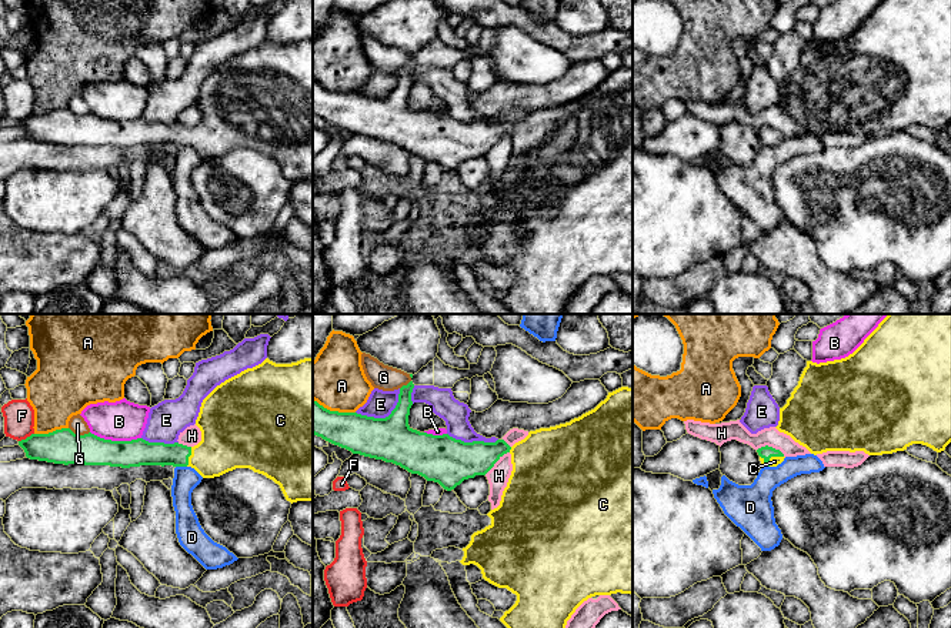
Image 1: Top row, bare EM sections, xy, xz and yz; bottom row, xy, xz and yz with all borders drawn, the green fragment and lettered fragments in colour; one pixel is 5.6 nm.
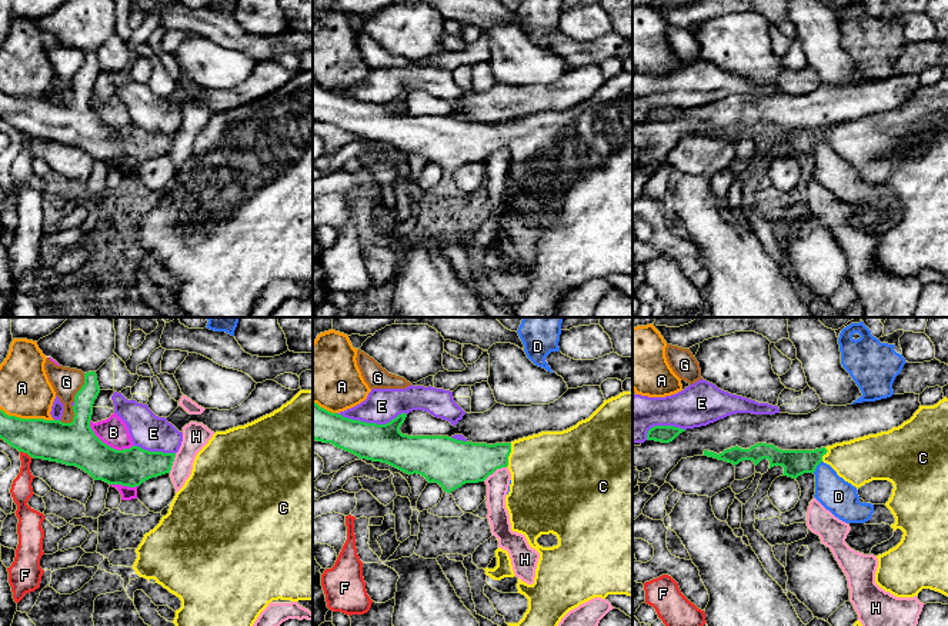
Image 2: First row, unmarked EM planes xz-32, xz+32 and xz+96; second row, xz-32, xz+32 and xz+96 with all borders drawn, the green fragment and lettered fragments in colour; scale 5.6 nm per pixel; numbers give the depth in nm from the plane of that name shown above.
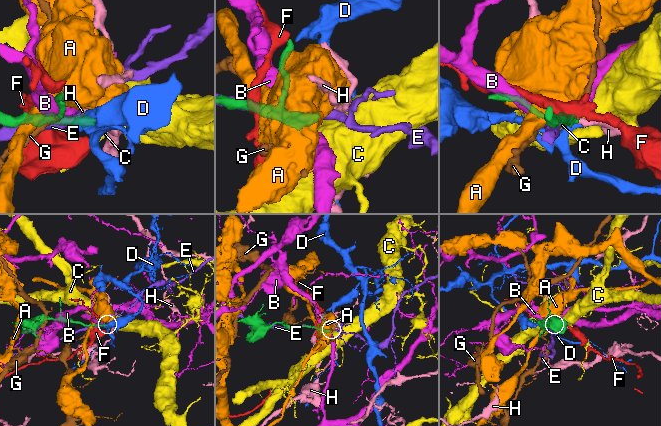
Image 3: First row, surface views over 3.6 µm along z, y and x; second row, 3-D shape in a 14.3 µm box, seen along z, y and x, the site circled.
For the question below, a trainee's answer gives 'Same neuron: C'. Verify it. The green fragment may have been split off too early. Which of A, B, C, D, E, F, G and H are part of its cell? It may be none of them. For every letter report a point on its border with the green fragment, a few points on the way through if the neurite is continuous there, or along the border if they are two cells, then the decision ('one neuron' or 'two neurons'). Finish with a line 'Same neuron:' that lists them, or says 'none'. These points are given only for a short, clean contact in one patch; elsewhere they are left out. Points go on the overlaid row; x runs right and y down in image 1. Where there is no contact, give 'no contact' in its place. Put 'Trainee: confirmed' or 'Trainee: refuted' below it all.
A: contact xy (50, 433); two neurons
B: contact xy (116, 441); two neurons
C: contact xy (189, 456); way xy (144, 453), (189, 456), (214, 456), (230, 440); one neuron
D: contact xy (182, 466); border xy (176, 466), (186, 467); two neurons
E: contact xz (386, 417); two neurons
F: contact xy (27, 437); border xy (33, 433), (19, 441); two neurons
G: contact xy (77, 434); two neurons
H: contact yz (771, 447); border yz (757, 448), (771, 446), (784, 456); two neurons
Same neuron: C
Trainee: confirmed

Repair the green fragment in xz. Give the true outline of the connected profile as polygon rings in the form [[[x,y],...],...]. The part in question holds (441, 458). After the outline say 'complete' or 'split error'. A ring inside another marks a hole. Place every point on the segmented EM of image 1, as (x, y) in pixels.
[[[413,381],[400,388],[398,402],[386,418],[330,411],[313,400],[313,434],[353,454],[400,465],[427,481],[438,482],[447,491],[464,480],[485,475],[510,452],[513,471],[500,505],[487,514],[491,524],[471,535],[460,561],[463,565],[477,565],[485,581],[517,595],[515,604],[500,618],[507,628],[565,628],[575,609],[591,597],[617,592],[633,595],[633,388],[621,387],[608,392],[594,410],[570,422],[530,431],[513,447],[504,440],[464,442],[448,434],[413,430],[408,425],[413,388]]] | split error

